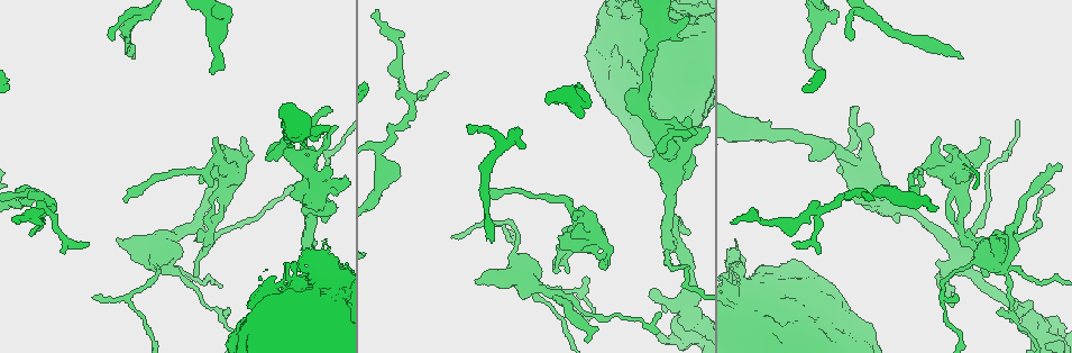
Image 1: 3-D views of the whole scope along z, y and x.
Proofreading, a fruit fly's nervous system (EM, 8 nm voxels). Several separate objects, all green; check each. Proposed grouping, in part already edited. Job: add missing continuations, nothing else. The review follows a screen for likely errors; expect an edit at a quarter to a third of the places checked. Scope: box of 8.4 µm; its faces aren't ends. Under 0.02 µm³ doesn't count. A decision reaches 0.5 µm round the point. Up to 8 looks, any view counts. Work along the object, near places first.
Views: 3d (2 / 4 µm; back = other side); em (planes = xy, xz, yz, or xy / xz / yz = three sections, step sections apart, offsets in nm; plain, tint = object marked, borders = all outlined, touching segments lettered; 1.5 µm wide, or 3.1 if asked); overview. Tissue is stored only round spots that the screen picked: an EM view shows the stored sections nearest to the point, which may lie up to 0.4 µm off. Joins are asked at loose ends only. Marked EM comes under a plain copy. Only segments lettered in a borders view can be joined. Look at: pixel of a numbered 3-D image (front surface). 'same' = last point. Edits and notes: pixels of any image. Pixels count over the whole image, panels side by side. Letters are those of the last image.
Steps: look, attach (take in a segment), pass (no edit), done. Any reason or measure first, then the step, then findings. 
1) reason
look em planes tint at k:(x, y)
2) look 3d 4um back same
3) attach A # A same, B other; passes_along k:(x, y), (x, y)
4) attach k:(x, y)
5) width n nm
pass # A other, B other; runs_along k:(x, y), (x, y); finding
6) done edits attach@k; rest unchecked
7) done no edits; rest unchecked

free end
look em planes borders at 1:(1004, 239)

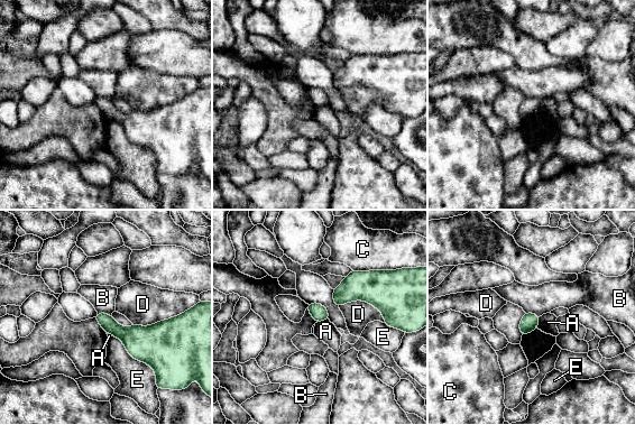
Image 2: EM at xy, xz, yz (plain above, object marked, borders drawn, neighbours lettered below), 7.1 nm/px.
longest_contact E 440 nm
pass # A other, B other, C other, D other, E other; border 2:(525, 312), (532, 312), (539, 316); none of them fits

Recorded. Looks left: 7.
look em yz step 4 borders at 1:(122, 199)

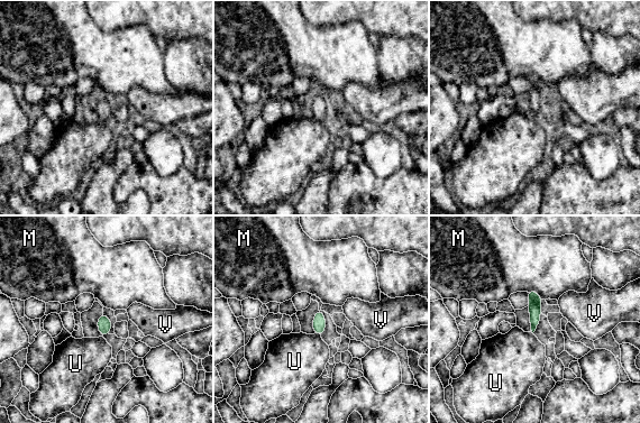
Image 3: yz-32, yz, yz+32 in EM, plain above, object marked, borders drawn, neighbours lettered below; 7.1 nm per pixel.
look em planes borders same

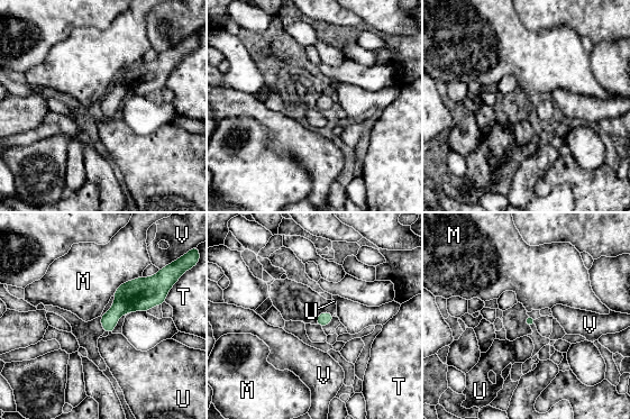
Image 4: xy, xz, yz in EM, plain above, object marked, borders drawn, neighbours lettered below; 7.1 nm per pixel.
pass # M other, T other, U other, V other; border 4:(142, 275), (125, 281), (113, 294); no lettered segment goes on from it

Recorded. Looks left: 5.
thick end
look em xz step 4 tint at 1:(201, 181)

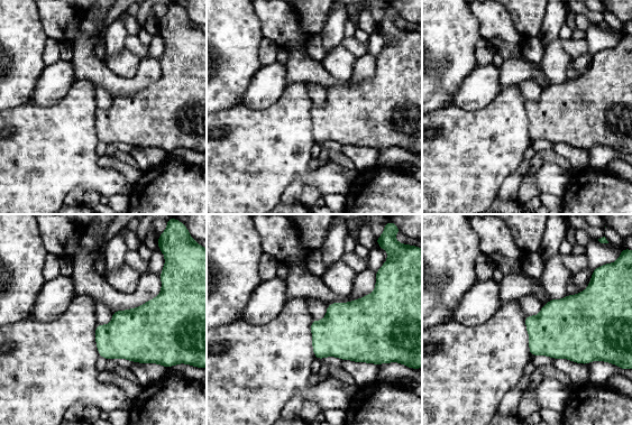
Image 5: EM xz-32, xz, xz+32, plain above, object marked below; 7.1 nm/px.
cut it another way
look em planes borders same

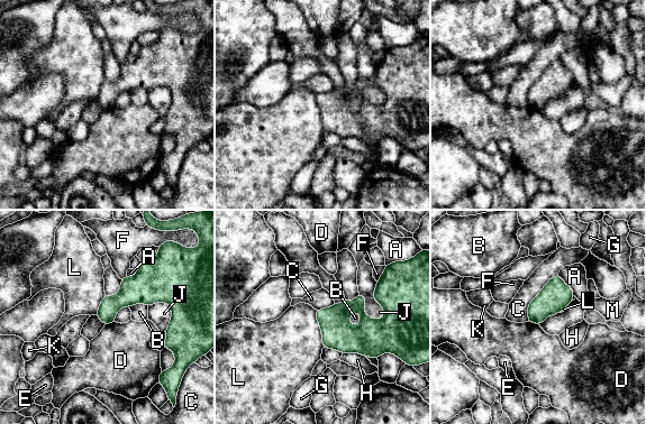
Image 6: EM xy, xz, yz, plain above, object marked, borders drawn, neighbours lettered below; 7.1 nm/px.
pass # A other, B other, C other, D other, E other, F other, G other, H other, J other, K other, L other, M other; border 6:(528, 321), (538, 325); no lettered segment goes on from it

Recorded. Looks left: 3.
done no edits; rest unchecked

